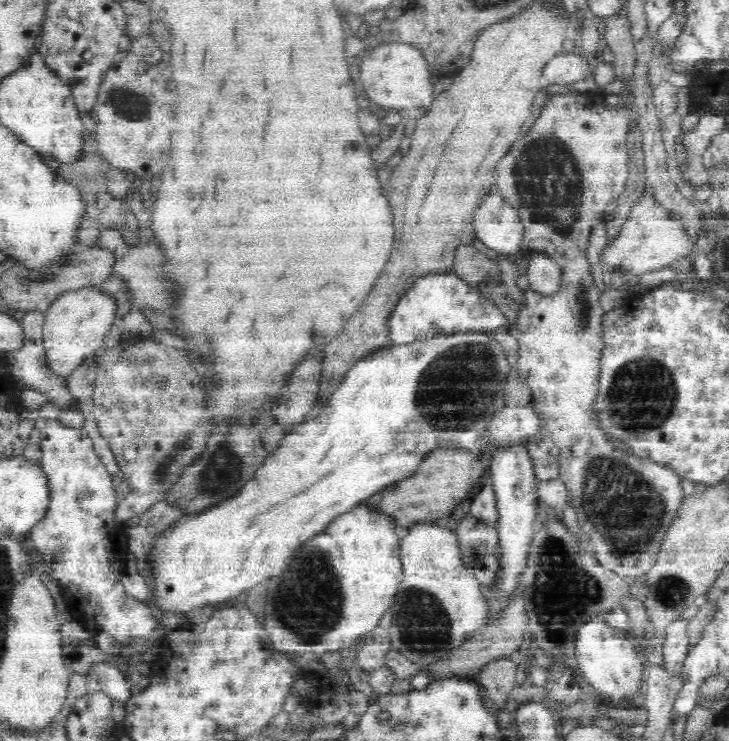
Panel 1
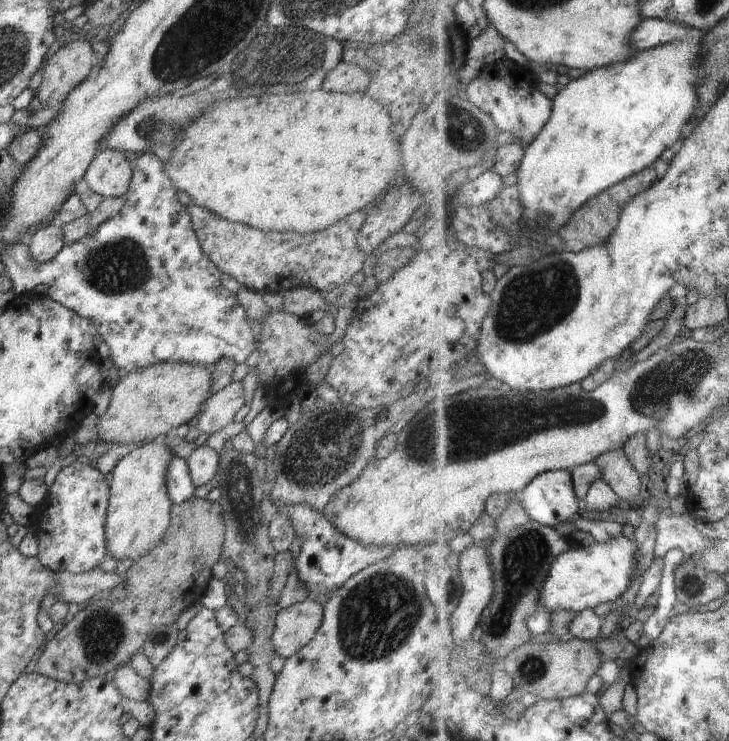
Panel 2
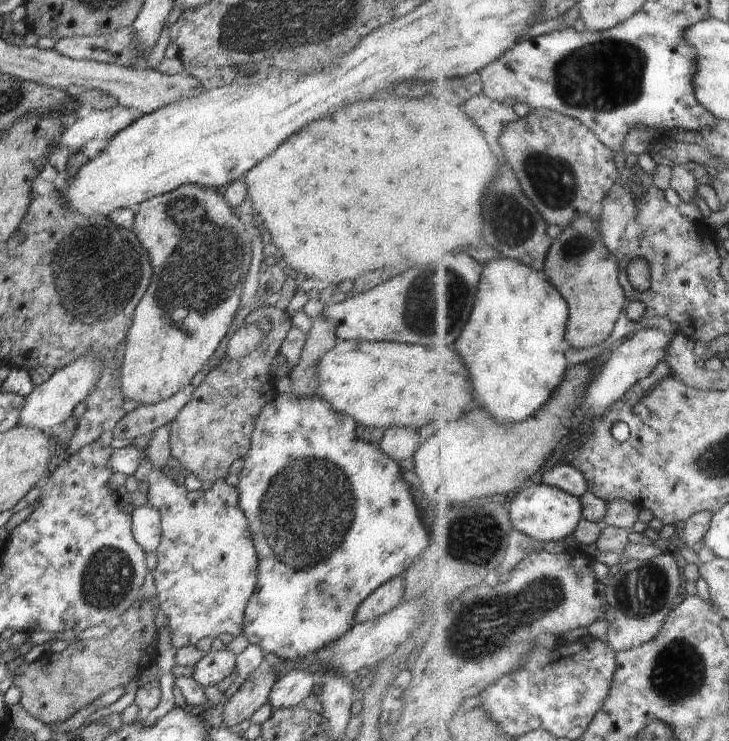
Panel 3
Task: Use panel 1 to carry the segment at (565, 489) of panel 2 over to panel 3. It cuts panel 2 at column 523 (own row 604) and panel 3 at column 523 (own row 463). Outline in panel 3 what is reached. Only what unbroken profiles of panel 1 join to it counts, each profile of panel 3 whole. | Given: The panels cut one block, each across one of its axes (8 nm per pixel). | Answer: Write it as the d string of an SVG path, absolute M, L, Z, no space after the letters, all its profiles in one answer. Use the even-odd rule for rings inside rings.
M546 483L530 485L513 500L509 507L515 529L541 542L564 540L572 536L581 525L585 513L581 498Z

